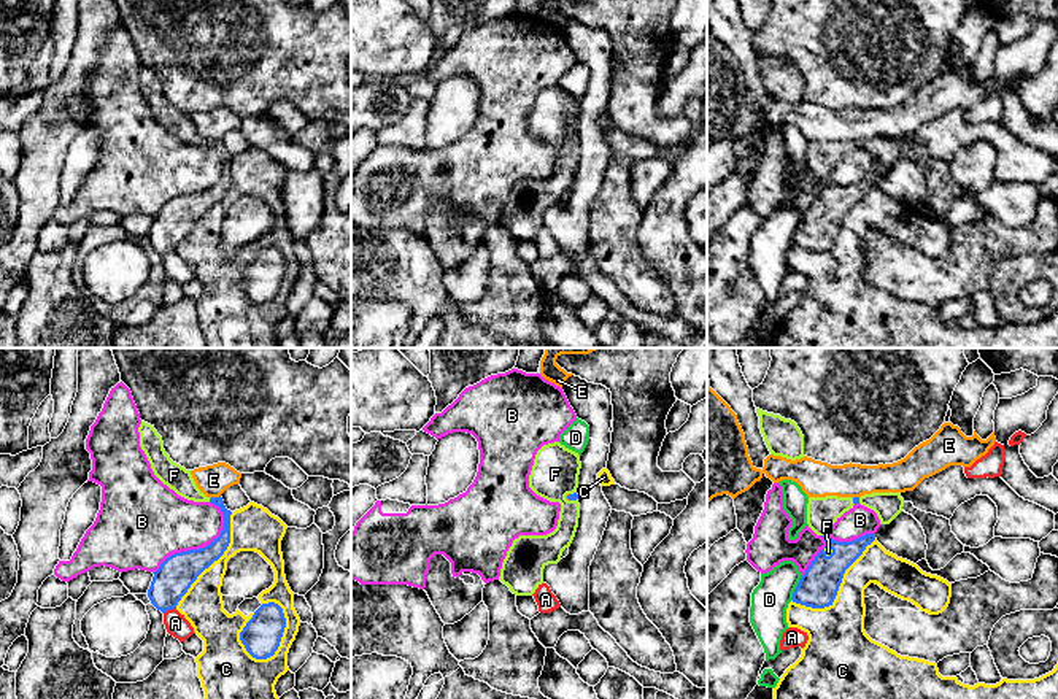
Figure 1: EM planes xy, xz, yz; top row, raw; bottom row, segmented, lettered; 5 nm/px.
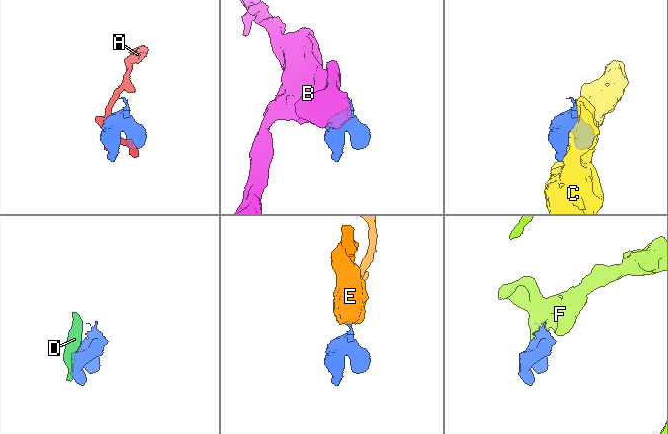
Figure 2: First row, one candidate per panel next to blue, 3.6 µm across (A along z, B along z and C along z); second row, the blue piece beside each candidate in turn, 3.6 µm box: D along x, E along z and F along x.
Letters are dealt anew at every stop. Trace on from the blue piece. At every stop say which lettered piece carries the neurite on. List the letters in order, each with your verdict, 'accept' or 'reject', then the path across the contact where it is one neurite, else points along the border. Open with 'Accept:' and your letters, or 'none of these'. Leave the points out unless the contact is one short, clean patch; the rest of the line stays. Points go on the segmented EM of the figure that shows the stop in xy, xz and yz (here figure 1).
Accept: F
A: reject
B: reject
C: reject
D: reject
E: reject; border xy (220, 494), (210, 499)
F: accept; way yz (822, 580), (833, 561), (825, 532), (822, 512)

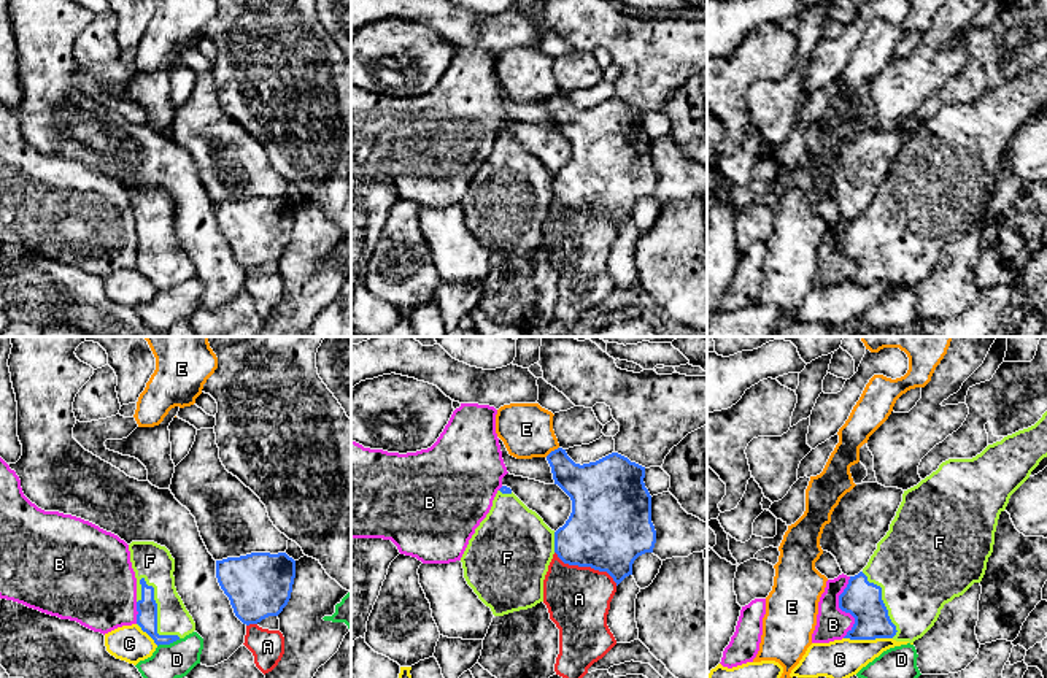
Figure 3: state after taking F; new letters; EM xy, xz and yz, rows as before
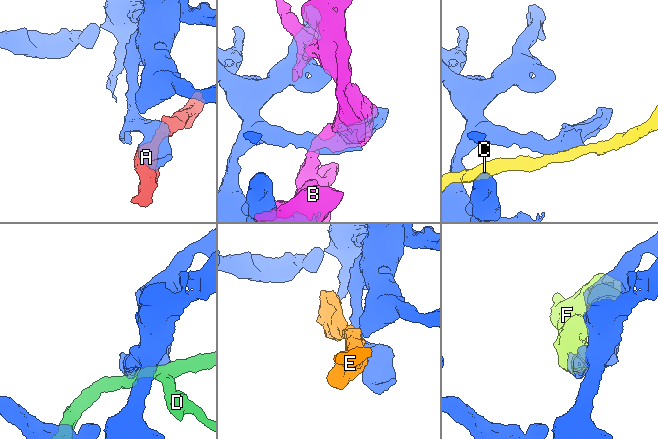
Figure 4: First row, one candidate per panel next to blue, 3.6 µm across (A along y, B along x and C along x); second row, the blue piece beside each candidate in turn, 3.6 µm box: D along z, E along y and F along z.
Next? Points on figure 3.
Accept: F
A: reject
B: reject
C: reject
D: reject
E: reject
F: accept

